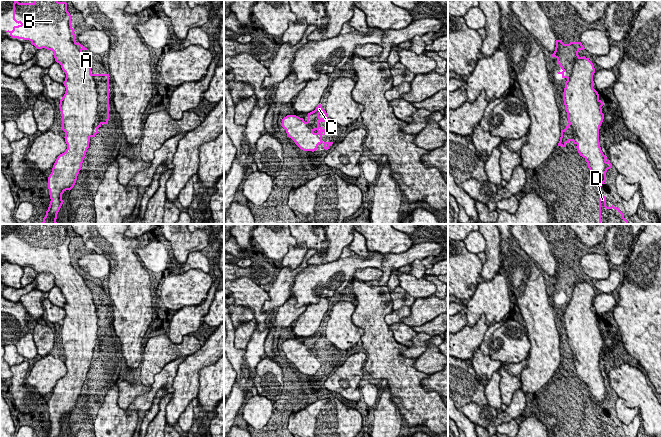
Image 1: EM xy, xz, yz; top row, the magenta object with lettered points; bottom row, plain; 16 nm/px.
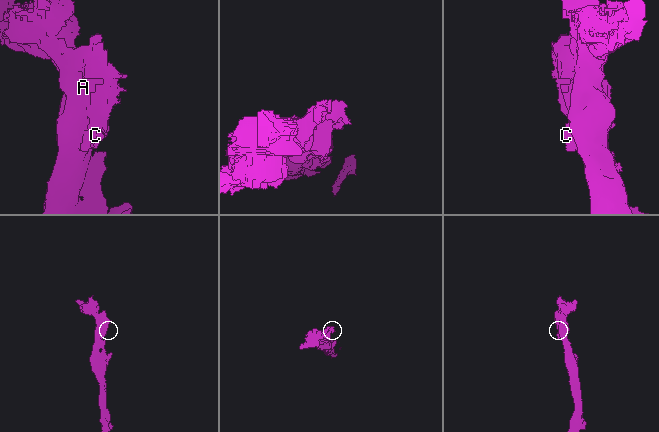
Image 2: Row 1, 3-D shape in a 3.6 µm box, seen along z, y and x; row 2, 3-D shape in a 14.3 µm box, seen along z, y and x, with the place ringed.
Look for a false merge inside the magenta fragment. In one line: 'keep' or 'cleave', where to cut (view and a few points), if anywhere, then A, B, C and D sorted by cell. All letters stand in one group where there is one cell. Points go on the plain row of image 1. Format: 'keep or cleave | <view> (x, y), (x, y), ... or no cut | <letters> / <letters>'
keep | no cut | A B C D

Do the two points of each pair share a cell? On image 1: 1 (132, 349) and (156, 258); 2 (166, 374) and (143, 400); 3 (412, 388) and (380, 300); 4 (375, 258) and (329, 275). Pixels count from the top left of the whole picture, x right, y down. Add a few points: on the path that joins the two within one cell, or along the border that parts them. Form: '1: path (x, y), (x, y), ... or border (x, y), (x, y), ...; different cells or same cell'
1: border (142, 264), (145, 268); different cells
2: path (161, 381), (150, 394); same cell
3: path (392, 366), (384, 358), (378, 341), (378, 322); same cell
4: path (364, 263), (352, 263), (340, 272); same cell

